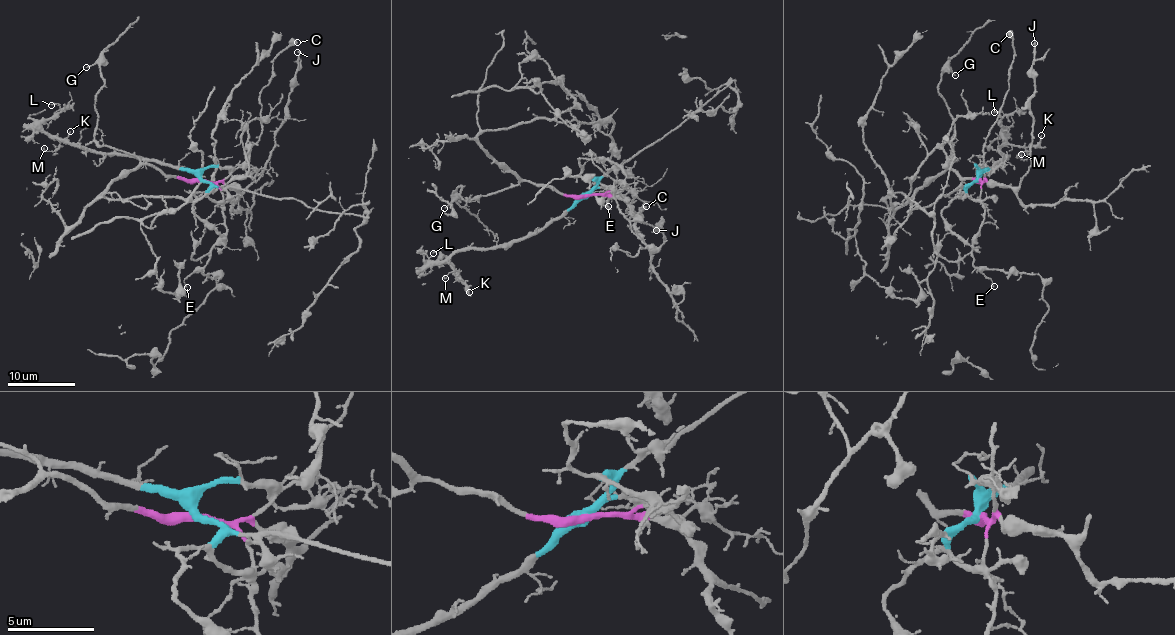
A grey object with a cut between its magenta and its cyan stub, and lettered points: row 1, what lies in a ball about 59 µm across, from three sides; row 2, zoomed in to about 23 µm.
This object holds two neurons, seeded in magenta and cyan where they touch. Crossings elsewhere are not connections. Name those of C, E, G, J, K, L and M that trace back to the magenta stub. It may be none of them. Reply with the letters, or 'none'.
C, E, G, J

